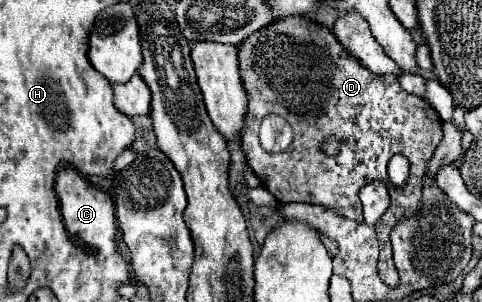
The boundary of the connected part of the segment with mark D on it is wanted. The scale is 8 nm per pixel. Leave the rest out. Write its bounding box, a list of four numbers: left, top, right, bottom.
[238,16,442,286]

